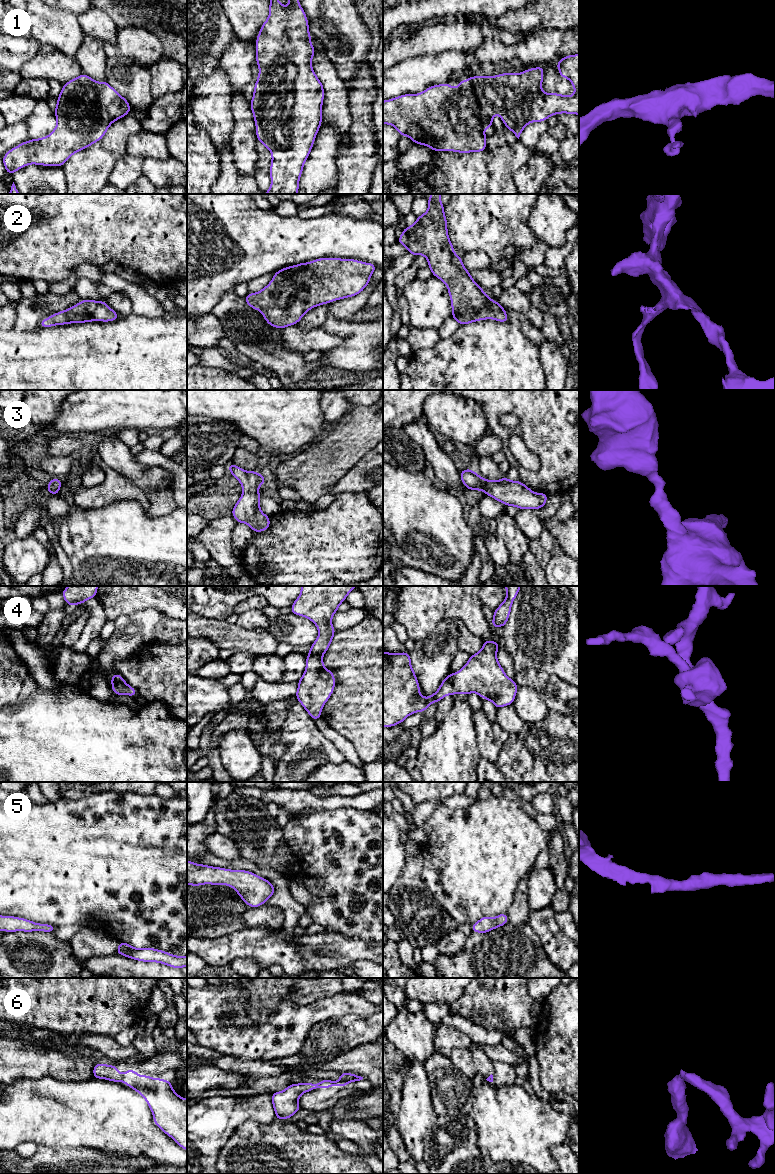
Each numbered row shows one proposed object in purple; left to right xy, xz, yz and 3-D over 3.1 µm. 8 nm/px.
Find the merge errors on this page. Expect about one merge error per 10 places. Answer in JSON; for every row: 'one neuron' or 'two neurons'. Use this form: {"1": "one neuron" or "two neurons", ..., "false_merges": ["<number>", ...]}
{"1": "one neuron", "2": "one neuron", "3": "one neuron", "4": "one neuron", "5": "one neuron", "6": "two neurons", "false_merges": ["6"]}

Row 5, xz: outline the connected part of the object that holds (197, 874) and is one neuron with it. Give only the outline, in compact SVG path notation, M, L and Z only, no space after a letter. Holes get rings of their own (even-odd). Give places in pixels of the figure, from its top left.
M187 860L187 884L231 886L251 908L262 906L275 892L273 884L246 870L230 870Z

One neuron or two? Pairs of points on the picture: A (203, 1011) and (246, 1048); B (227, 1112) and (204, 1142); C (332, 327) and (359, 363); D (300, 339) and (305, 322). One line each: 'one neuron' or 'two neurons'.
A: one neuron
B: one neuron
C: one neuron
D: two neurons

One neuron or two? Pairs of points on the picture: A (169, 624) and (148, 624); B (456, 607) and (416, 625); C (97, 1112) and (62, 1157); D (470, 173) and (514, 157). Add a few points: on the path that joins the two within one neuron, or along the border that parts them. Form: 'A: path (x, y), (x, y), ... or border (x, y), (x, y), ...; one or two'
A: border (165, 616), (154, 628), (150, 640); two
B: path (446, 607), (434, 607), (426, 615); one
C: border (77, 1148), (67, 1149); two
D: path (481, 173), (494, 170), (503, 162); one

